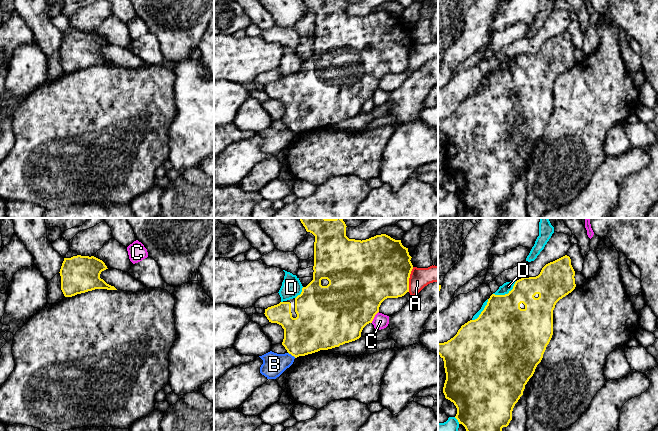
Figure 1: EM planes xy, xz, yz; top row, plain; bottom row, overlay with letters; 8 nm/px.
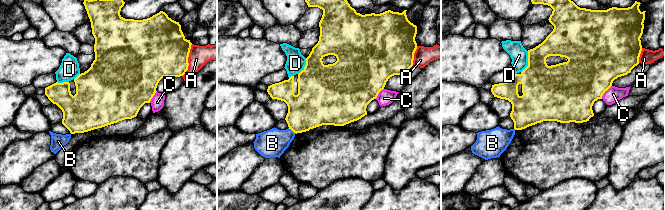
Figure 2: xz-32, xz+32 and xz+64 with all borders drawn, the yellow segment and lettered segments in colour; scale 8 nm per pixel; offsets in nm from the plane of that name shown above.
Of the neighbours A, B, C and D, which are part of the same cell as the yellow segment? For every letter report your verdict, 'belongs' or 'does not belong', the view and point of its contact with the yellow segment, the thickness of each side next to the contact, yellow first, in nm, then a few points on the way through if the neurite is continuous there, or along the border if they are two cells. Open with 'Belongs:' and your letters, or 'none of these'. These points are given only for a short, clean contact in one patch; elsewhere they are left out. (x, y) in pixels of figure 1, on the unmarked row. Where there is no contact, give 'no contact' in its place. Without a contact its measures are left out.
Belongs: none of these
A: does not belong; contact xz (408, 55); calibres 500 and 160 nm
B: does not belong; contact xz (292, 131); calibres 340 and 180 nm; border xz (288, 128), (295, 133)
C: does not belong; contact xz (374, 92); calibres 460 and 120 nm
D: does not belong; contact yz (506, 70); calibres 400 and 80 nm

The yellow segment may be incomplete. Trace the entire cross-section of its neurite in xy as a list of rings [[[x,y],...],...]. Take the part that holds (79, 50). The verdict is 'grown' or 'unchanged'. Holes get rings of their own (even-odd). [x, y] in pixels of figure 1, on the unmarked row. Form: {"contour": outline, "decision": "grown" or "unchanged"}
{"contour": [[[94,32],[64,34],[59,48],[64,72],[72,73],[95,65],[117,66],[100,54],[106,45],[105,39]]], "decision": "unchanged"}

